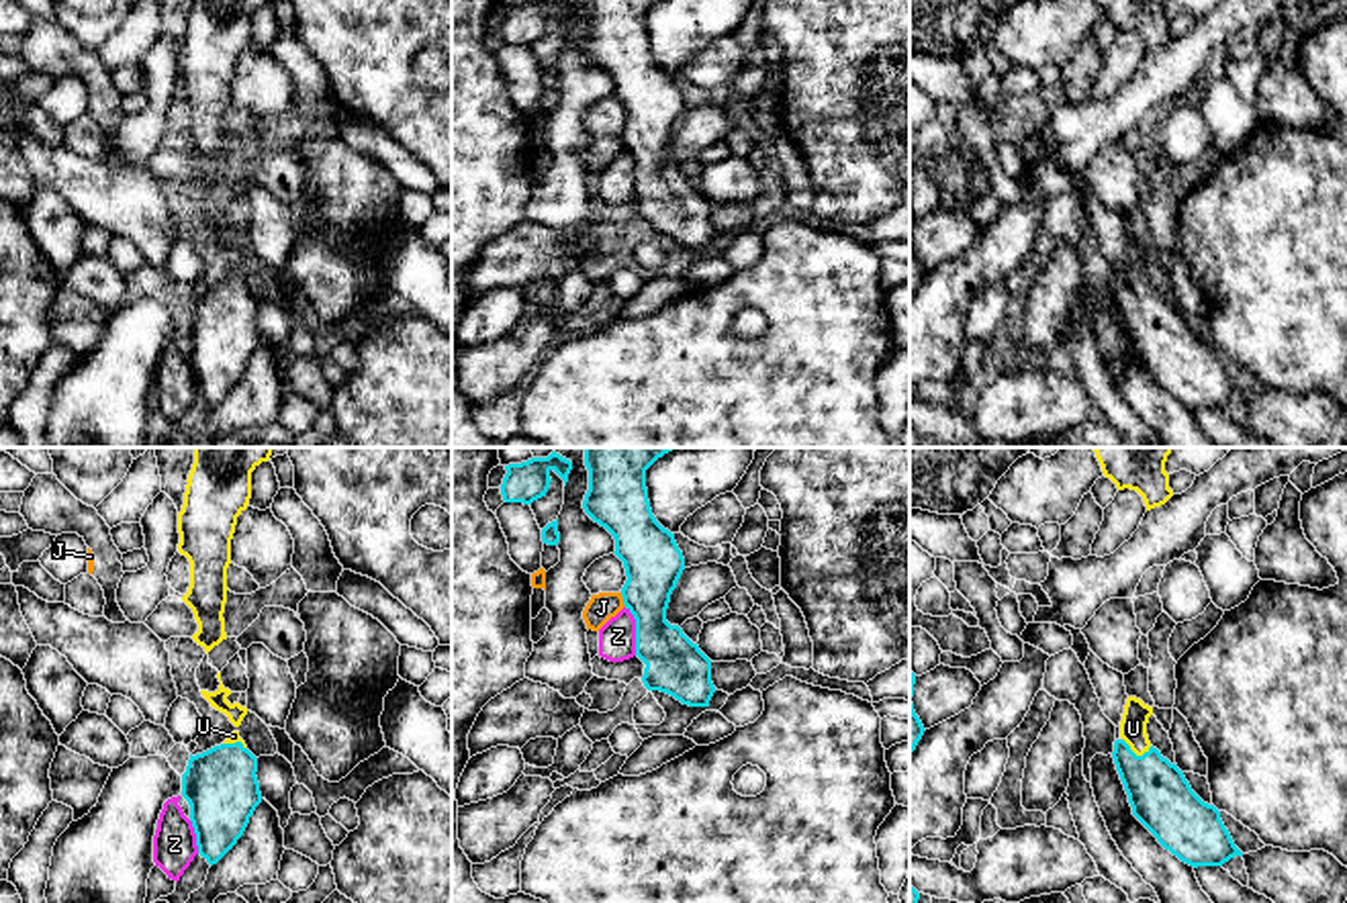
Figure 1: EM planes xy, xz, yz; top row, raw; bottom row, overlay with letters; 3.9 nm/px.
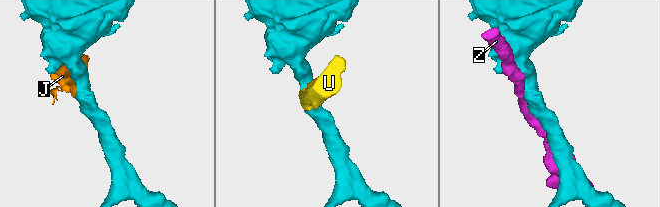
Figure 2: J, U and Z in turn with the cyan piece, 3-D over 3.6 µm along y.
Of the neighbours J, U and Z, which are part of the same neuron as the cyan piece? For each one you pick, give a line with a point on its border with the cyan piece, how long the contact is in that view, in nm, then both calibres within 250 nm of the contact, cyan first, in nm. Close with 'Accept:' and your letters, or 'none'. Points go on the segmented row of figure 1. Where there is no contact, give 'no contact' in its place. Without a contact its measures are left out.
U: yz (1135, 754) | 120 nm | 240/110 nm
Accept: U

